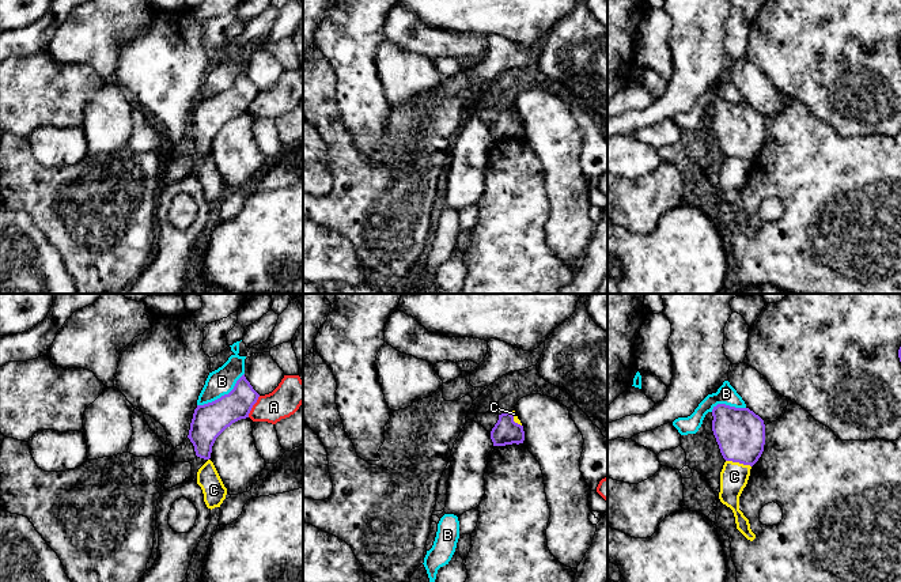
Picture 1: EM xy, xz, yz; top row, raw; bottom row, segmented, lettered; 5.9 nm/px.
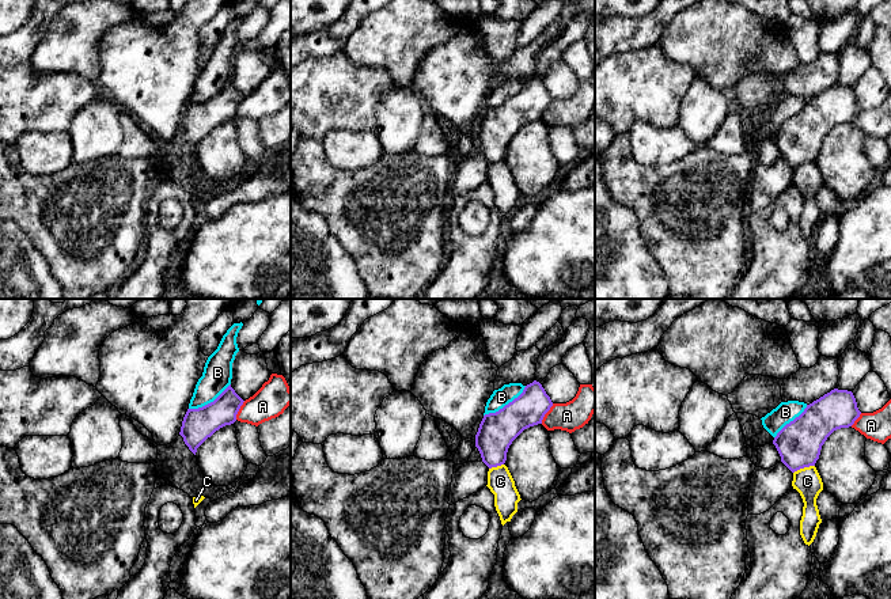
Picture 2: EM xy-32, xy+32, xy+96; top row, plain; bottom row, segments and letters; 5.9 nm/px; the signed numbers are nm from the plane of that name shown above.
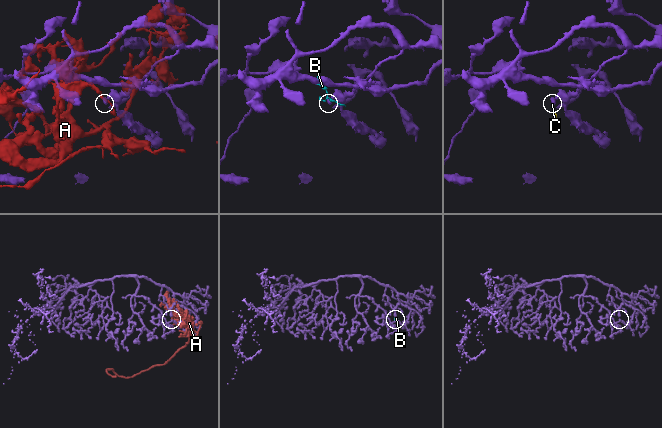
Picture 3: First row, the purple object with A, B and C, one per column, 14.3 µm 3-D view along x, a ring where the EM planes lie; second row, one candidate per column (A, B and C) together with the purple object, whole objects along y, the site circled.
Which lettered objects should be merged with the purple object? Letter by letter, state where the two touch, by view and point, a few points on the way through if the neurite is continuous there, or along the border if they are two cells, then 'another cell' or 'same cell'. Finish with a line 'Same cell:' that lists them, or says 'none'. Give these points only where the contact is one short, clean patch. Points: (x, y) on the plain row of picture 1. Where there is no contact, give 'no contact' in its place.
A: xy (252, 102) | another cell
B: xy (222, 91) | another cell
C: yz (738, 157) | along yz (726, 155), (750, 162) | another cell
Same cell: none

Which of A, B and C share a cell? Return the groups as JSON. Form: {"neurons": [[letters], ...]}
{"neurons": [["A"], ["B"], ["C"]]}

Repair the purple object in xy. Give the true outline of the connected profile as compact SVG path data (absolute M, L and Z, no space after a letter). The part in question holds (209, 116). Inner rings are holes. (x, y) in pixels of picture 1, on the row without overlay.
M243 69L228 90L212 98L197 101L188 131L196 151L209 155L216 133L232 118L249 113L258 92L260 90Z

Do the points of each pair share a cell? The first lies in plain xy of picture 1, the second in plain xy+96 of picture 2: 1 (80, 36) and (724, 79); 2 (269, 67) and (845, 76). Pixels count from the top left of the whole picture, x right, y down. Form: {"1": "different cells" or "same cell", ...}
{"1": "same cell", "2": "different cells"}

